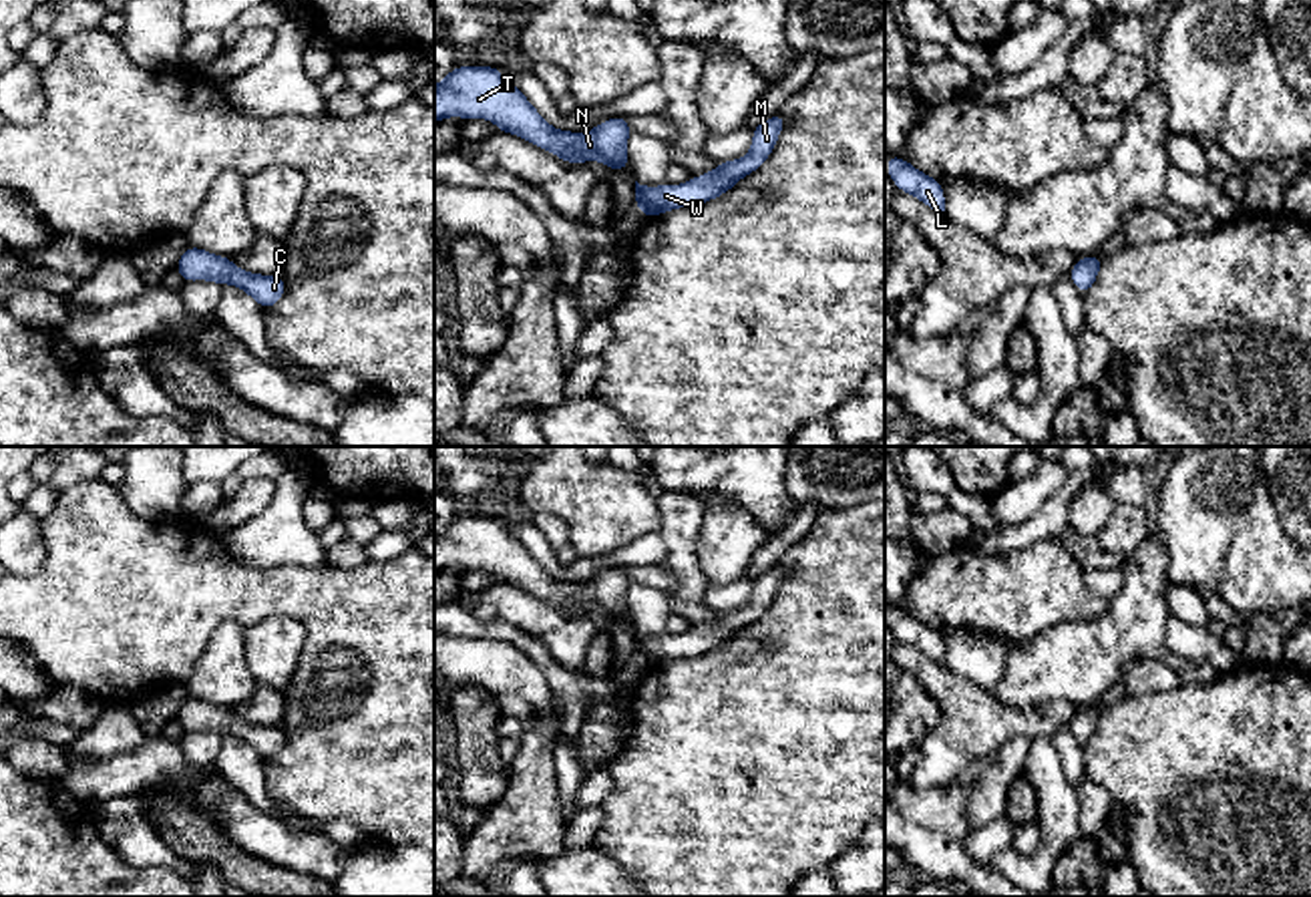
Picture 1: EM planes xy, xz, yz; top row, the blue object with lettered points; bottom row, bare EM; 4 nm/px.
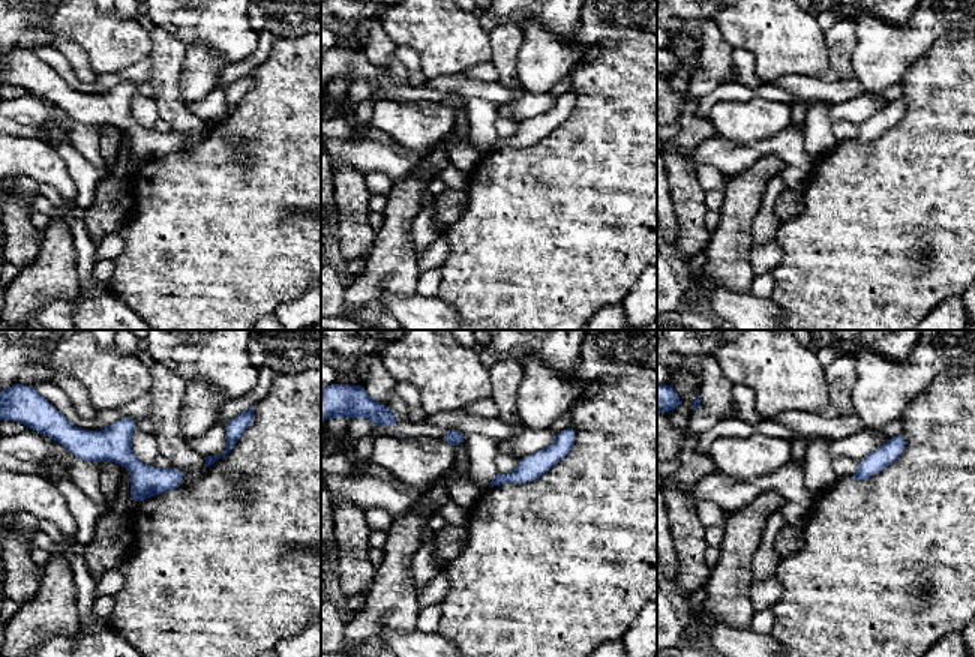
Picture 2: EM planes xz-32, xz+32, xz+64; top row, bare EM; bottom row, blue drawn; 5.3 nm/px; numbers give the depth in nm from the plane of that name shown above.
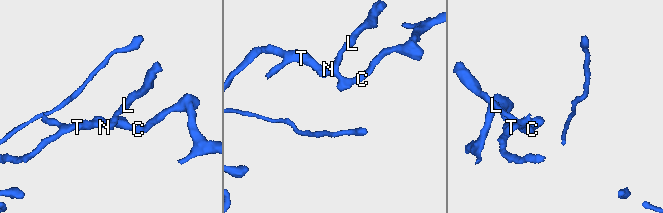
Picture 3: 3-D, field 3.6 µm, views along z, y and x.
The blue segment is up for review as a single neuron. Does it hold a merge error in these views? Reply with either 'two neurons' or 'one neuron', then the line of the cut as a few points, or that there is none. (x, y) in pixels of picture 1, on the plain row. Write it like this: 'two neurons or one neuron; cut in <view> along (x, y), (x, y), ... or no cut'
one neuron; no cut

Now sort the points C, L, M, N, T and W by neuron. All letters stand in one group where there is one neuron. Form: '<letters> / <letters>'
C L M N T W

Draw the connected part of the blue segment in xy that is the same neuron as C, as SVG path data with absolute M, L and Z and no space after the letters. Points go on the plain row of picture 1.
M189 696L175 720L185 732L209 730L217 736L231 734L249 744L265 762L286 744L279 726L259 726L239 720L229 708Z

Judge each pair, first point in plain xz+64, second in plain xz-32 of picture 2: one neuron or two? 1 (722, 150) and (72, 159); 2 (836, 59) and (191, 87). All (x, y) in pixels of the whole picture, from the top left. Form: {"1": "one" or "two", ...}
{"1": "two", "2": "two"}

